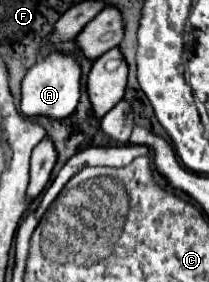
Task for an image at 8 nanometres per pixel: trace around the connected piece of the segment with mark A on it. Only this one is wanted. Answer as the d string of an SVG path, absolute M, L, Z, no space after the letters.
M59 52L49 54L47 58L37 62L33 68L23 78L21 84L21 114L31 118L31 116L47 116L53 120L63 120L67 118L75 106L79 104L79 88L81 88L81 68L75 56L65 56Z

